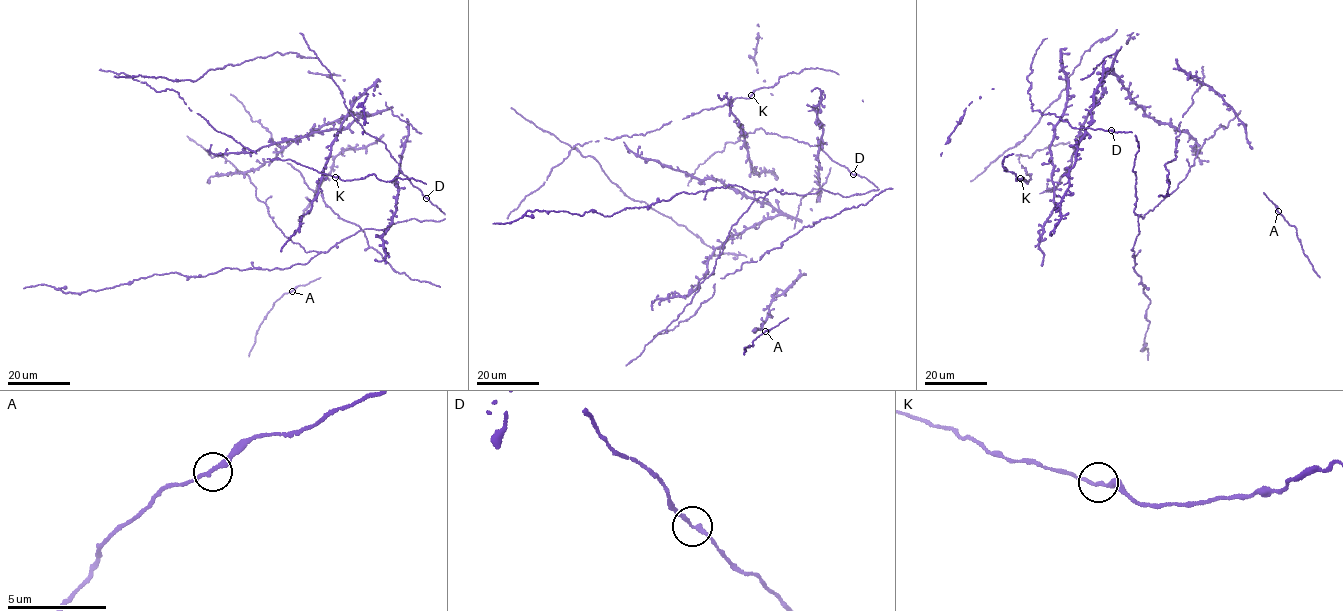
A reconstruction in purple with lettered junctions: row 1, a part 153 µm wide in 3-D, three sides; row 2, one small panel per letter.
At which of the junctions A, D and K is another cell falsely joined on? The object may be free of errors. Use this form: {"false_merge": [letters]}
{"false_merge": []}

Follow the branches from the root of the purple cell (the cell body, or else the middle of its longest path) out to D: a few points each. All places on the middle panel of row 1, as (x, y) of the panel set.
D: (707, 259), (684, 298), (714, 271), (731, 226), (755, 200), (774, 189), (848, 197), (879, 189), (853, 174)

